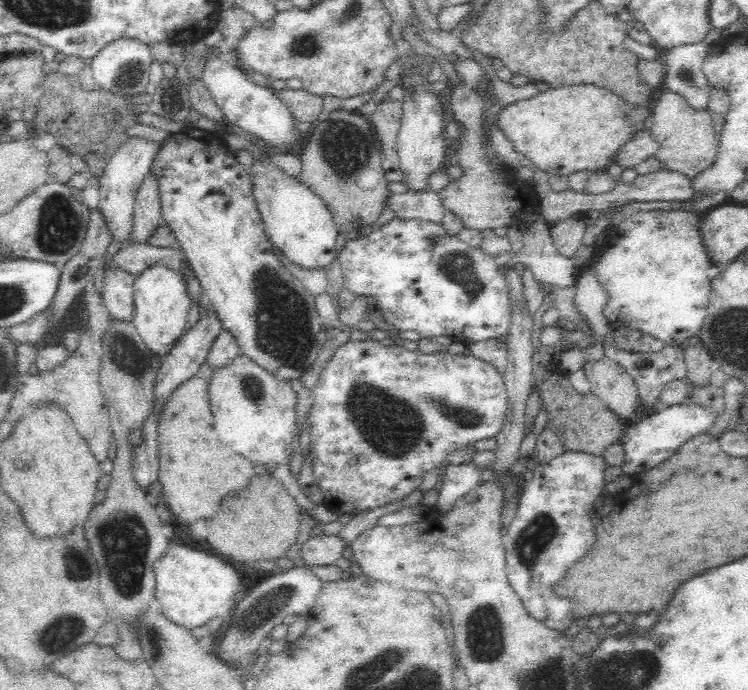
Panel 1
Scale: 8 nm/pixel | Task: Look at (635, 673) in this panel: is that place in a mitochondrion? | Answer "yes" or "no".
yes

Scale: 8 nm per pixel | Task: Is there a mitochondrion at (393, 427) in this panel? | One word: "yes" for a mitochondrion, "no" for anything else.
yes

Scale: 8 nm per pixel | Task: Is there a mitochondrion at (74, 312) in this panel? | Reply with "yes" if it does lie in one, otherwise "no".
no

